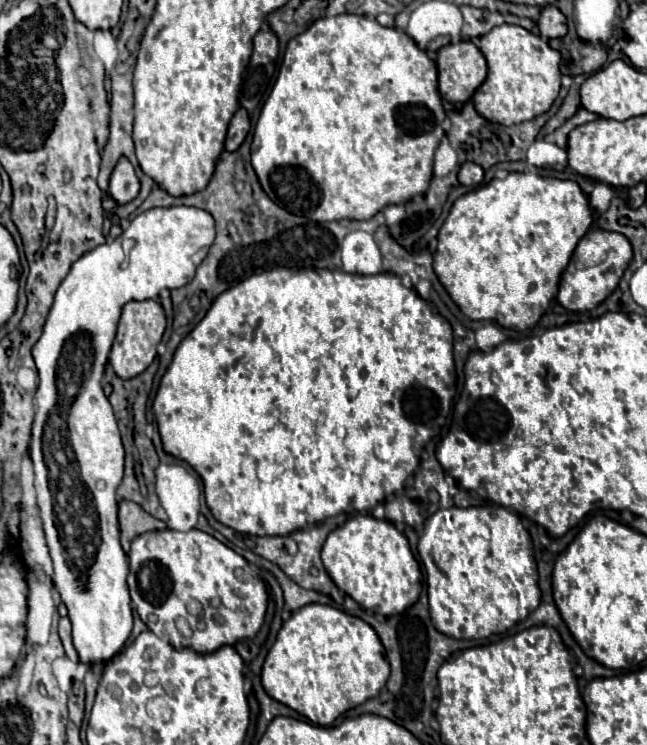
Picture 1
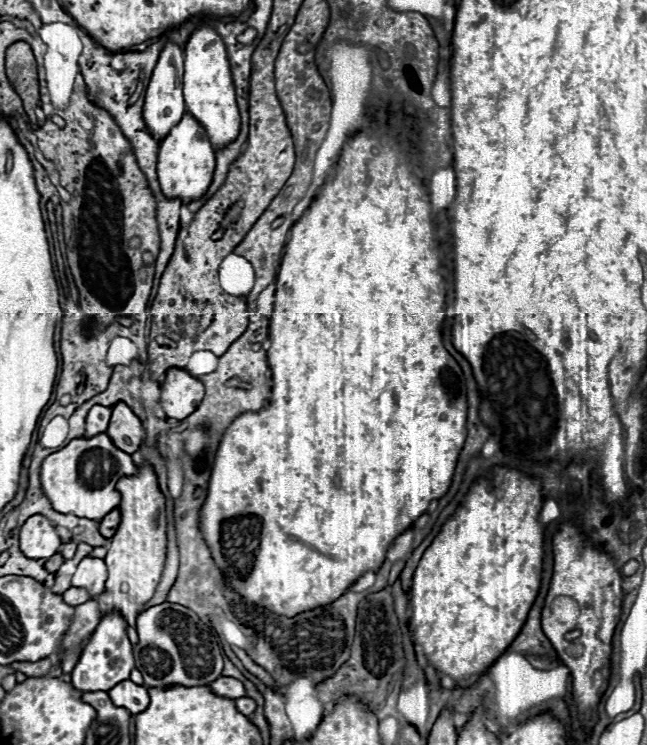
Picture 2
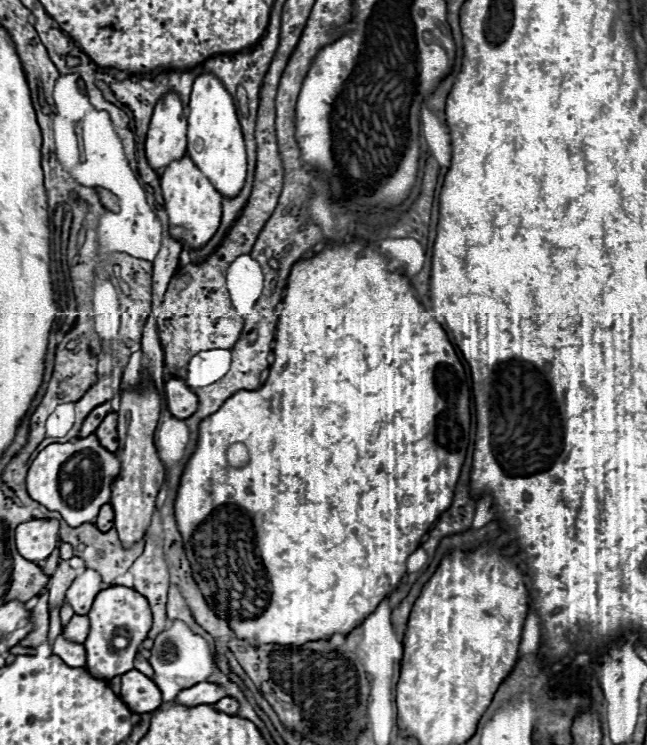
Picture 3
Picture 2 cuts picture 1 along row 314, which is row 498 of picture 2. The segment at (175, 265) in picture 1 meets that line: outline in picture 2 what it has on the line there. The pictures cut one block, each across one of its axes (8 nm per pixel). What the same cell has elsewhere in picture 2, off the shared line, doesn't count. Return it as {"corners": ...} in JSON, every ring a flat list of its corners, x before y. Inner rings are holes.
{"corners":[[98,434,92,438,74,438,62,450,48,454,40,468,40,482,56,512,100,522,112,508,120,506,116,482,122,476,132,474,136,474,136,464,132,458,126,456,126,452,114,448,106,434]]}

